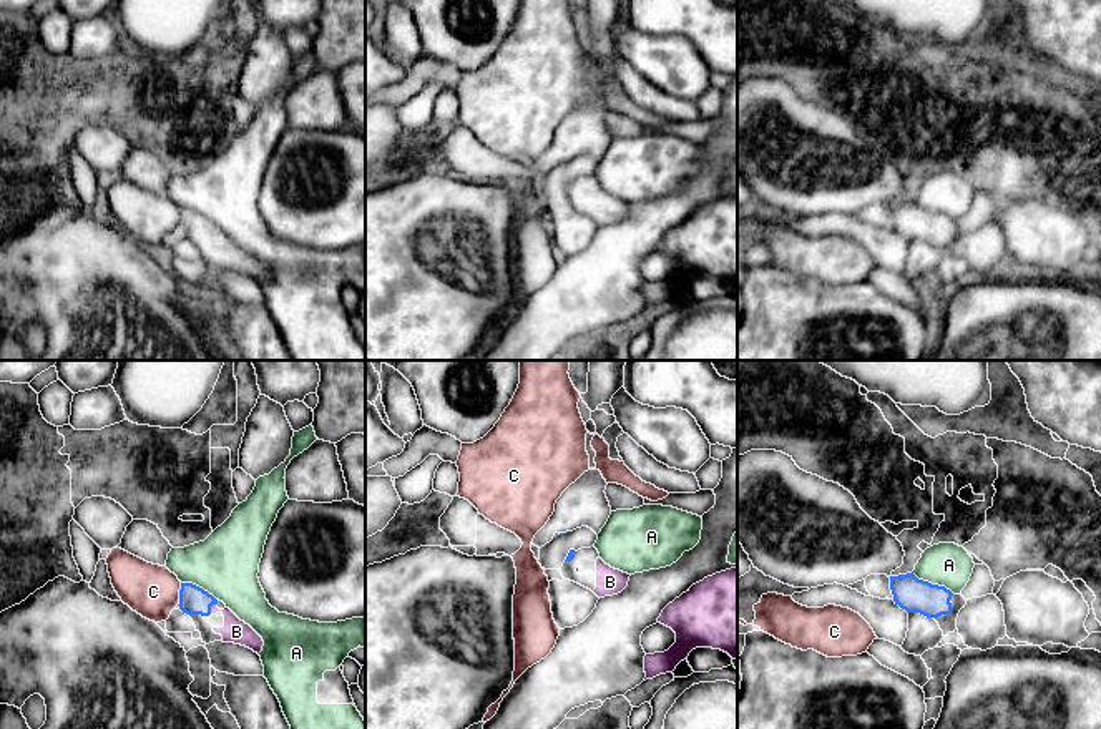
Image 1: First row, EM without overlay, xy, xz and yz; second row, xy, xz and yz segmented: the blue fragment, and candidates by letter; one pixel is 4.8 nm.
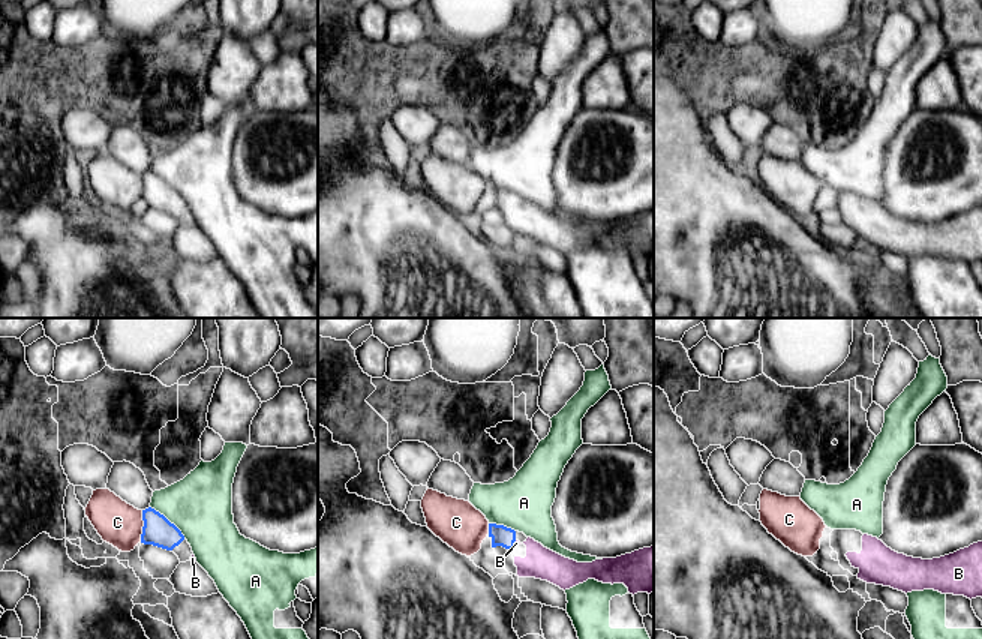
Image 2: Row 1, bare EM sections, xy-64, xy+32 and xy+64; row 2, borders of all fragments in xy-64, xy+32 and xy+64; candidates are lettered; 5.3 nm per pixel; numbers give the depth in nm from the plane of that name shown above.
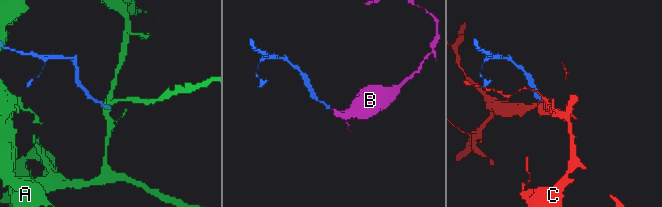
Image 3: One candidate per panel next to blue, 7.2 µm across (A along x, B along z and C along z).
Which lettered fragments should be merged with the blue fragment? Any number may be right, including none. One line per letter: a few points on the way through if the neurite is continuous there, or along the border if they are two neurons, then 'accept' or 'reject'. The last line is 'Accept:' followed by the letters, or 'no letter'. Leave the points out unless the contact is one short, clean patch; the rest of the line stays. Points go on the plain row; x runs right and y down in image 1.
A: border along yz (912, 200), (919, 206), (944, 213), (954, 221); reject
B: runs through xy (193, 228), (210, 236), (221, 238), (236, 259); accept
C: reject
Accept: B

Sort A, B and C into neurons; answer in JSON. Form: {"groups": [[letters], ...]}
{"groups": [["A"], ["B"], ["C"]]}

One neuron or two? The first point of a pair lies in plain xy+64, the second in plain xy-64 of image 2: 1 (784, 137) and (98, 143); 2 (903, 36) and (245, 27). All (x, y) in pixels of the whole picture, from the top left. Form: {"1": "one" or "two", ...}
{"1": "two", "2": "two"}

